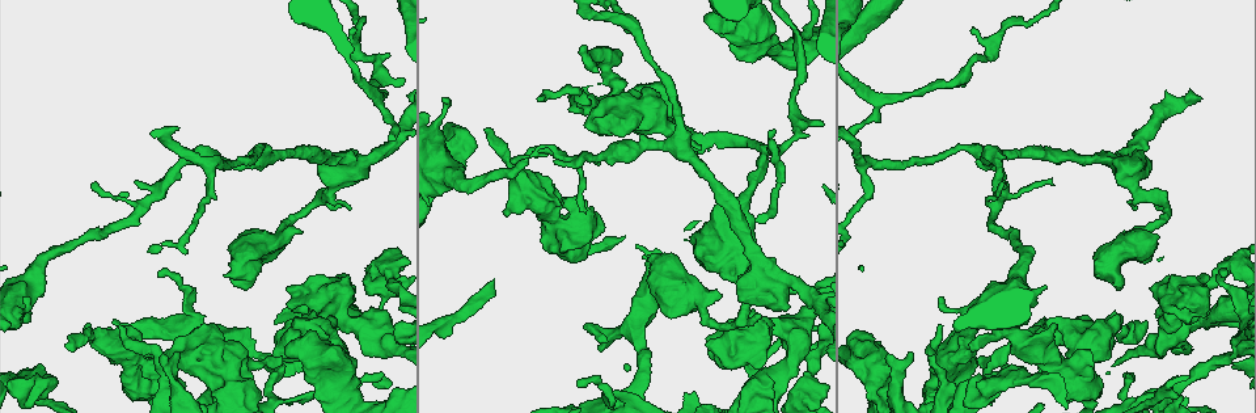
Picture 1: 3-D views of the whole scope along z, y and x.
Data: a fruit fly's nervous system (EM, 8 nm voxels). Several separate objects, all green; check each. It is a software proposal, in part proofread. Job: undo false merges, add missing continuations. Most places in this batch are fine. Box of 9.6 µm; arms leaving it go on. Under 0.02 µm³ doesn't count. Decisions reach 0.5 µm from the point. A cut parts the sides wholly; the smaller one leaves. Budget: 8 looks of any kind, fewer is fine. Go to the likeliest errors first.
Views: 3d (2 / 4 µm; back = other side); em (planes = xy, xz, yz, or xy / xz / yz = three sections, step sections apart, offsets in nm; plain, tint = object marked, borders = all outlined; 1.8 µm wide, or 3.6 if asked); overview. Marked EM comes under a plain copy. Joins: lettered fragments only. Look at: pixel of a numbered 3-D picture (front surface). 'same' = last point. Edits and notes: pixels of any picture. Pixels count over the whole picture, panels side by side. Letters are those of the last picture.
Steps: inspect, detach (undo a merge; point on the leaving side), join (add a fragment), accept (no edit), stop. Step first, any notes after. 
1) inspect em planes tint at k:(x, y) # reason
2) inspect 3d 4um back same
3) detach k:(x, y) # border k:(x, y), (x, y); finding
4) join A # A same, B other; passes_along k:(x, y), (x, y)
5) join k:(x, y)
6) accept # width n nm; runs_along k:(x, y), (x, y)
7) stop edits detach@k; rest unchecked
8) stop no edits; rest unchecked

inspect 3d 4um at 1:(349, 397) # sharp bend

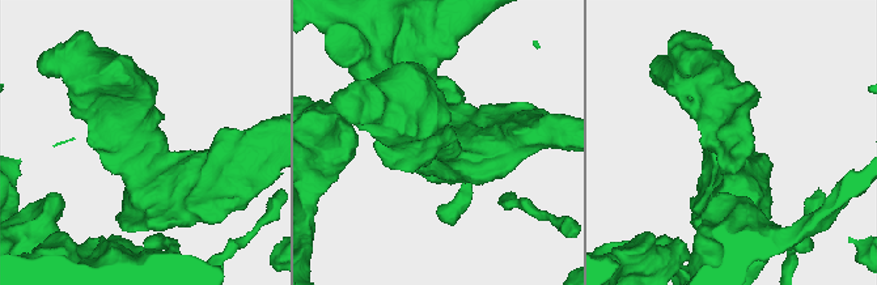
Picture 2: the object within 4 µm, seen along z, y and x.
inspect em yz step 8 tint at 2:(734, 141)

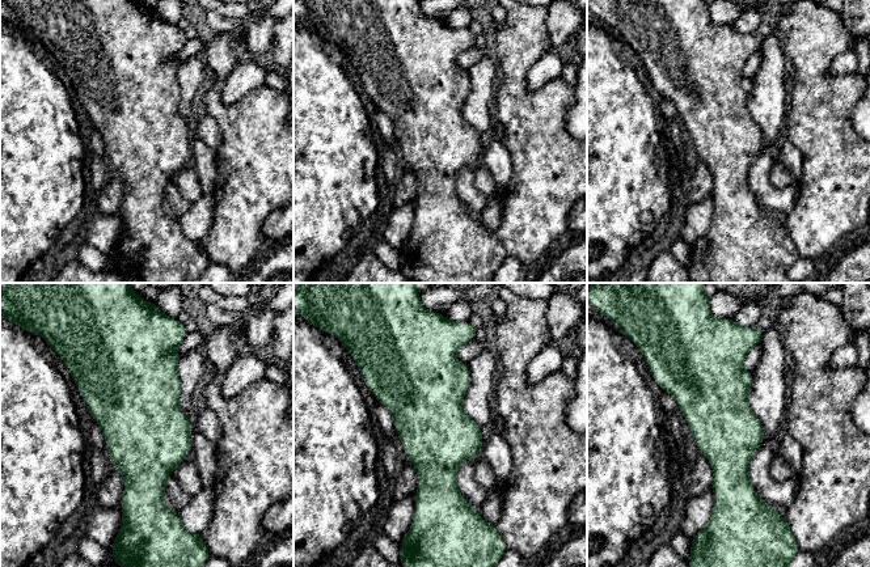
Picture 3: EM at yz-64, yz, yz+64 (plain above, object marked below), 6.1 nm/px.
inspect em planes borders same

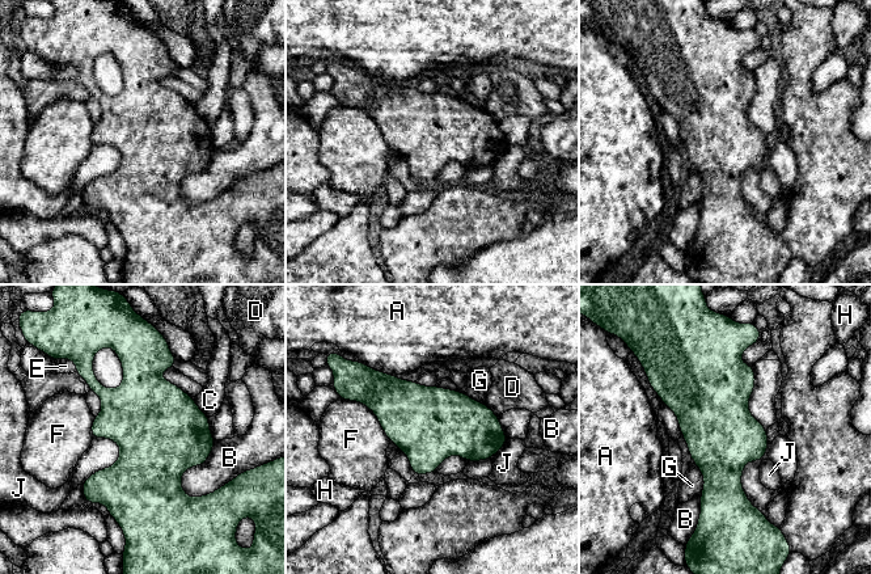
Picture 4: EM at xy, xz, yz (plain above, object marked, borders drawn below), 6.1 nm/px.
accept # width 440 nm; A other, B other, C other, D other, E other, F other, G other, H other, J other; border 4:(694, 463), (704, 478), (700, 496); continuous, no second neuron

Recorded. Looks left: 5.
inspect 3d 2um at 1:(995, 384) # arms part here

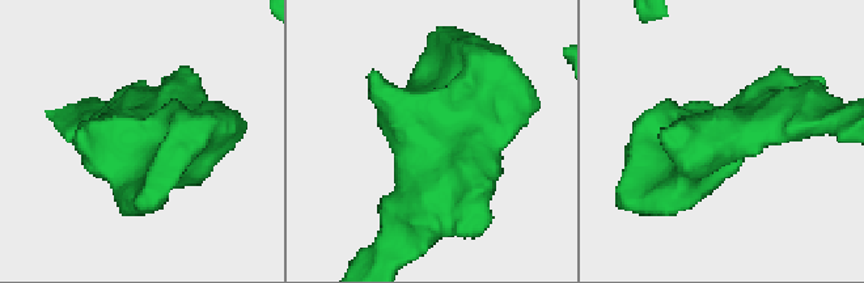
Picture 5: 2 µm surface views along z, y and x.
inspect em xz step 16 borders at 5:(427, 132)

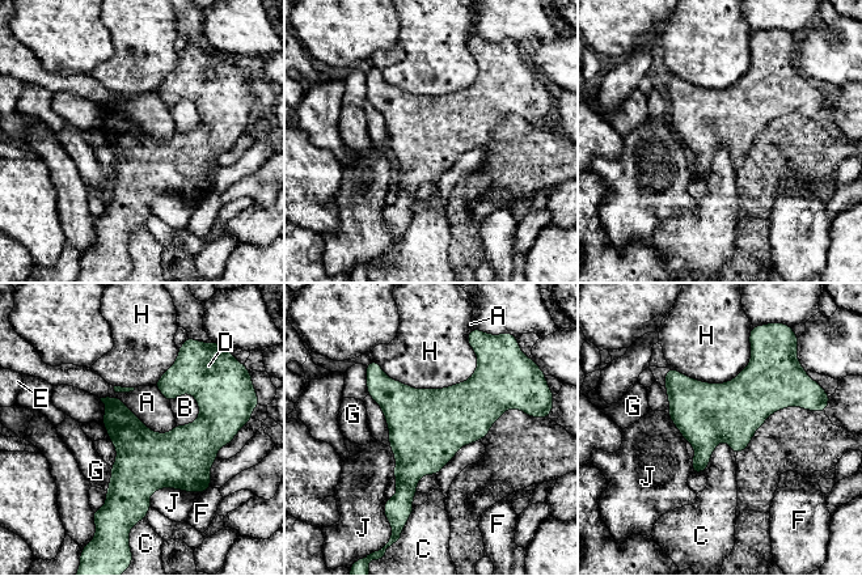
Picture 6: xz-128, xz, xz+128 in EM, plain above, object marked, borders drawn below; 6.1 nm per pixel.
accept # A other, B other, C other, D other, E other, F other, G other, H other, J other; border 6:(100, 397), (176, 424); all the same neuron

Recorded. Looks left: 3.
inspect em planes borders at 1:(1056, 324) # branch stops here

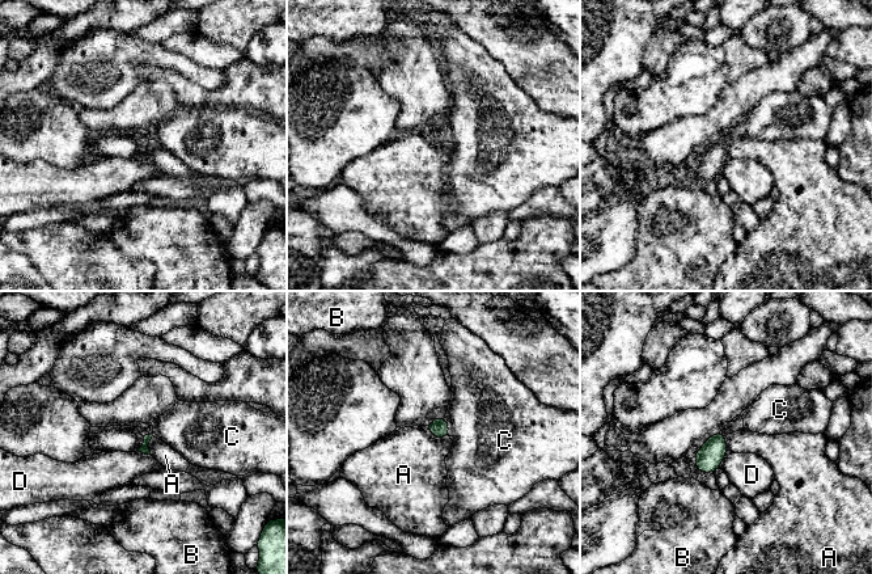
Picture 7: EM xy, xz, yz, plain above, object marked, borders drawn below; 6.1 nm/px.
accept # A other, B other, C other, D other; none of them fits

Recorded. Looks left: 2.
stop no edits; rest unchecked

